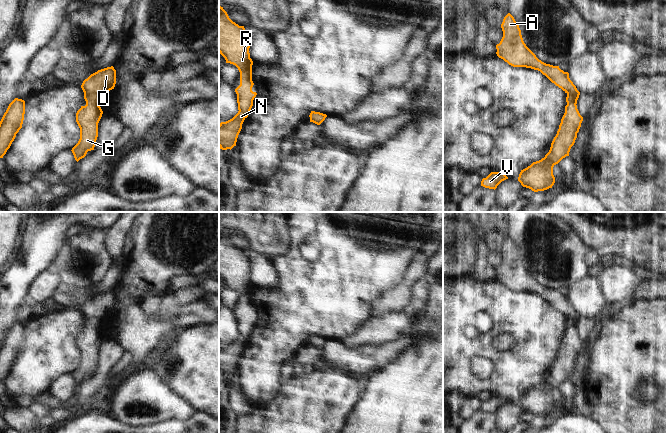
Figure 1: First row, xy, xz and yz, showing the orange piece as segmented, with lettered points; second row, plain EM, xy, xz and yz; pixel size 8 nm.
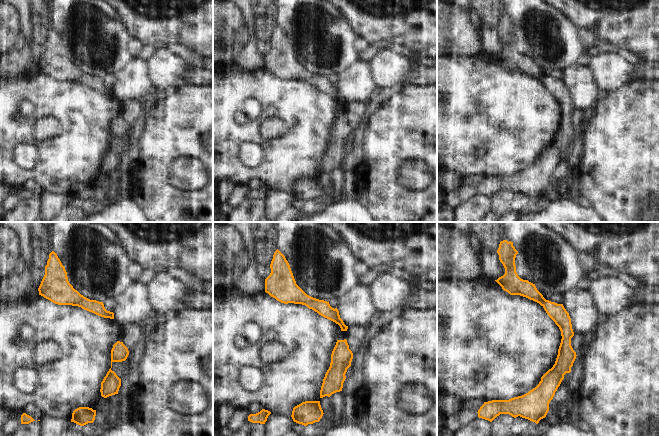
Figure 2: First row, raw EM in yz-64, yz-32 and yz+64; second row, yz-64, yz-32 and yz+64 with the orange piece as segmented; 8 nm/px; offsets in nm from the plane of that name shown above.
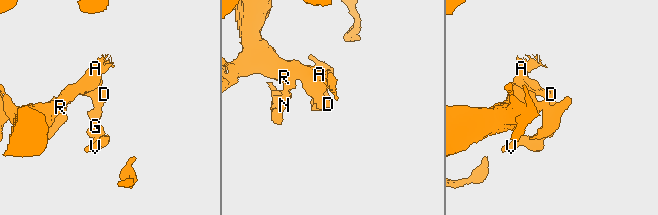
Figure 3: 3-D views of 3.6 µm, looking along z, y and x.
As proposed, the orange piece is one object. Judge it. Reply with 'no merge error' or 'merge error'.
no merge error

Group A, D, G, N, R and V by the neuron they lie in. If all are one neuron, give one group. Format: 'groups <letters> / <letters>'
groups A D G N R V

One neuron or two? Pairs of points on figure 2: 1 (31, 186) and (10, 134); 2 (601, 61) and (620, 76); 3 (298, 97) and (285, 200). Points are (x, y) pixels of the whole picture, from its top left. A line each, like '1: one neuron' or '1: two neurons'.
1: two neurons
2: one neuron
3: two neurons

